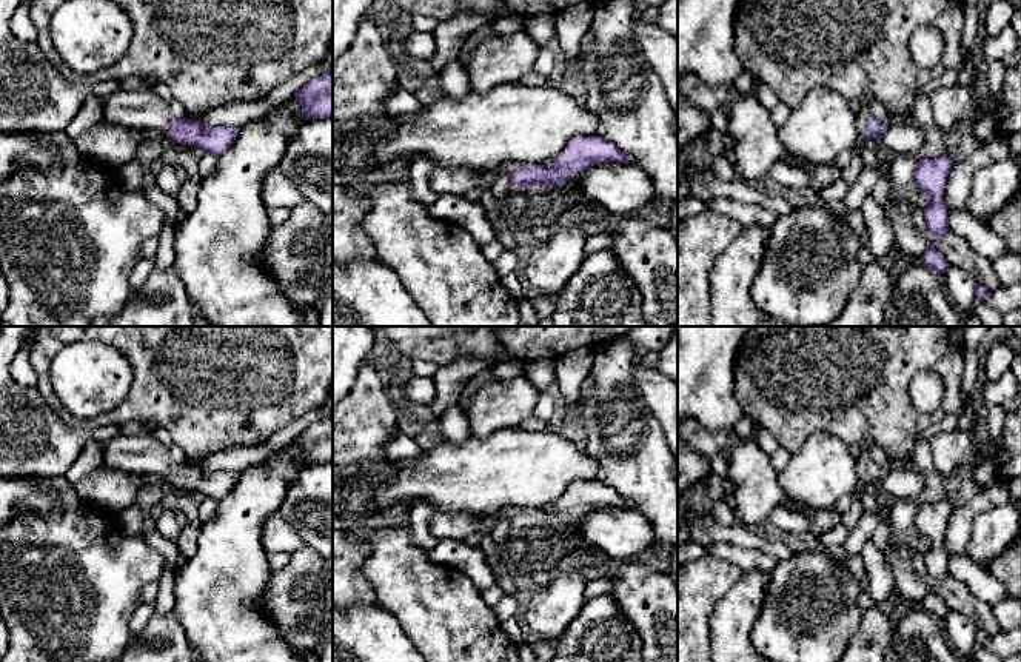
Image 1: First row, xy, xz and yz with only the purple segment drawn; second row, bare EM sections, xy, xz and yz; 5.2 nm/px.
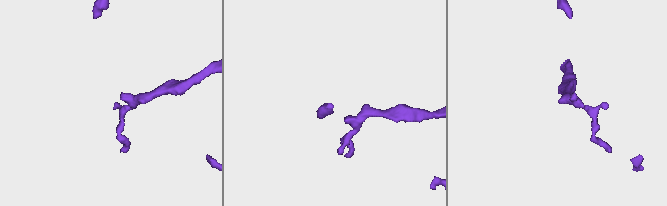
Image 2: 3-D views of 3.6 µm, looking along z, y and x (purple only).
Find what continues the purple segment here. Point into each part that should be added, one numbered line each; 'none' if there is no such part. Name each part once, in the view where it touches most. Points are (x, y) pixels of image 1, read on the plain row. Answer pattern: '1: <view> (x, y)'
1: yz (863, 461)

